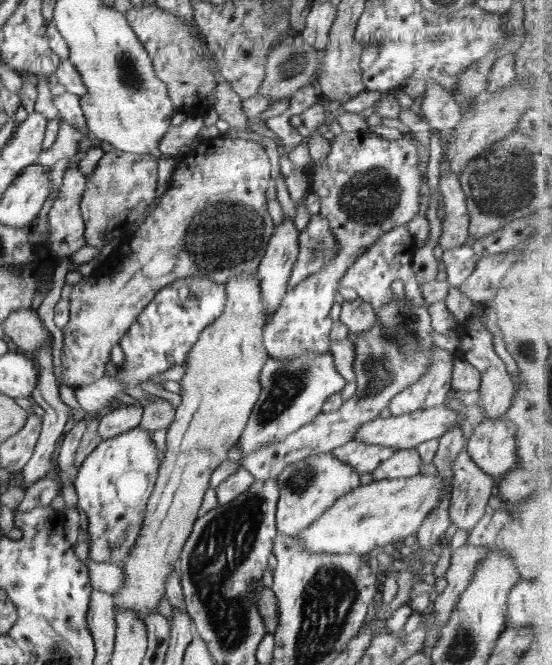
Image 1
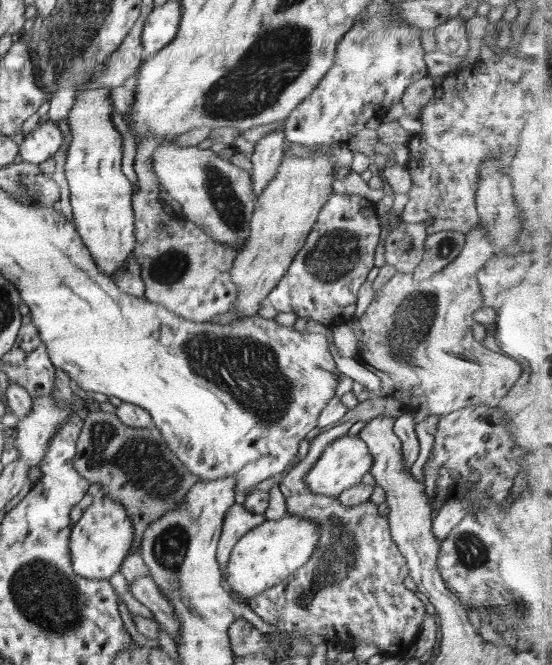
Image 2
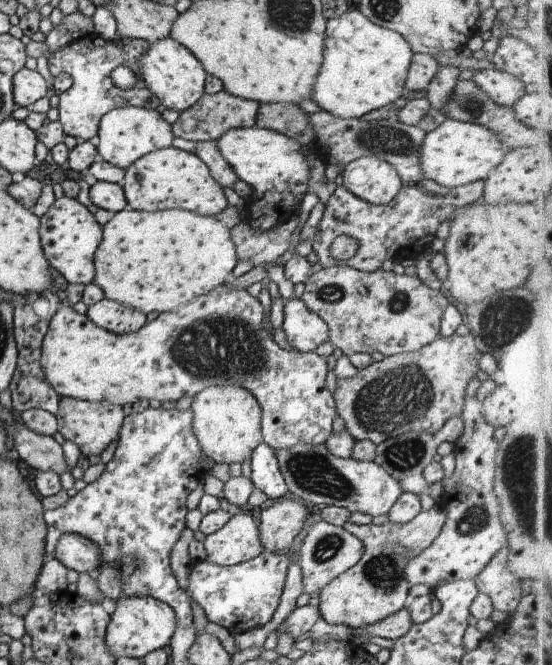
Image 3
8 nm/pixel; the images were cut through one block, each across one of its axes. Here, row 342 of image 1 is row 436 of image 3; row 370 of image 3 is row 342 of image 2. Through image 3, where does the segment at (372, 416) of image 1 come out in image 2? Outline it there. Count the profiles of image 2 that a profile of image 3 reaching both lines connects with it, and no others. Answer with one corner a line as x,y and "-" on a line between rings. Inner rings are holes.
481,222
465,234
463,249
449,265
422,280
416,280
412,273
397,272
374,293
374,299
359,318
362,338
357,344
356,360
378,375
381,394
398,400
405,409
418,411
428,408
432,415
446,415
470,406
499,407
499,403
518,382
524,369
510,356
486,349
472,335
472,324
475,322
472,316
483,306
476,273
494,256
494,252
491,238

